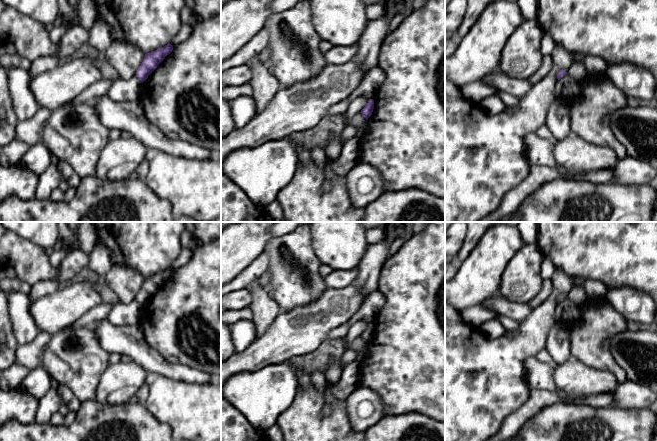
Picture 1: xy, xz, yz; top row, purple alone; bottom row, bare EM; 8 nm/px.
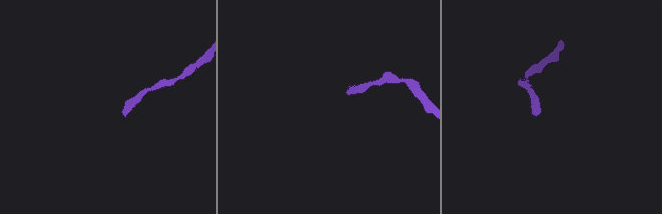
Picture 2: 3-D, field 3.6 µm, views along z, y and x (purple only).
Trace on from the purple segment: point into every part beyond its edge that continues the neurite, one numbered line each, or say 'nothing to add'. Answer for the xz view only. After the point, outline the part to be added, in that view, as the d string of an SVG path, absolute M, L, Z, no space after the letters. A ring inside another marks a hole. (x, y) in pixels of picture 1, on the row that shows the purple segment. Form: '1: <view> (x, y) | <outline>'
nothing to add

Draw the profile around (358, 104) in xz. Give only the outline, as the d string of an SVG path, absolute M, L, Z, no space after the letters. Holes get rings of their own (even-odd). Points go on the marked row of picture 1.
M358 97L354 99L348 106L348 109L346 111L346 117L348 119L351 119L357 113L361 112L361 110L365 107L368 101L369 99L365 97Z

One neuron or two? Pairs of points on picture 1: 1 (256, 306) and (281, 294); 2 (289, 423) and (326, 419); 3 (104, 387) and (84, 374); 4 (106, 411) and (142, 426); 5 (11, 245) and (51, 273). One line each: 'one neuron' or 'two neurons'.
1: two neurons
2: one neuron
3: two neurons
4: one neuron
5: one neuron

